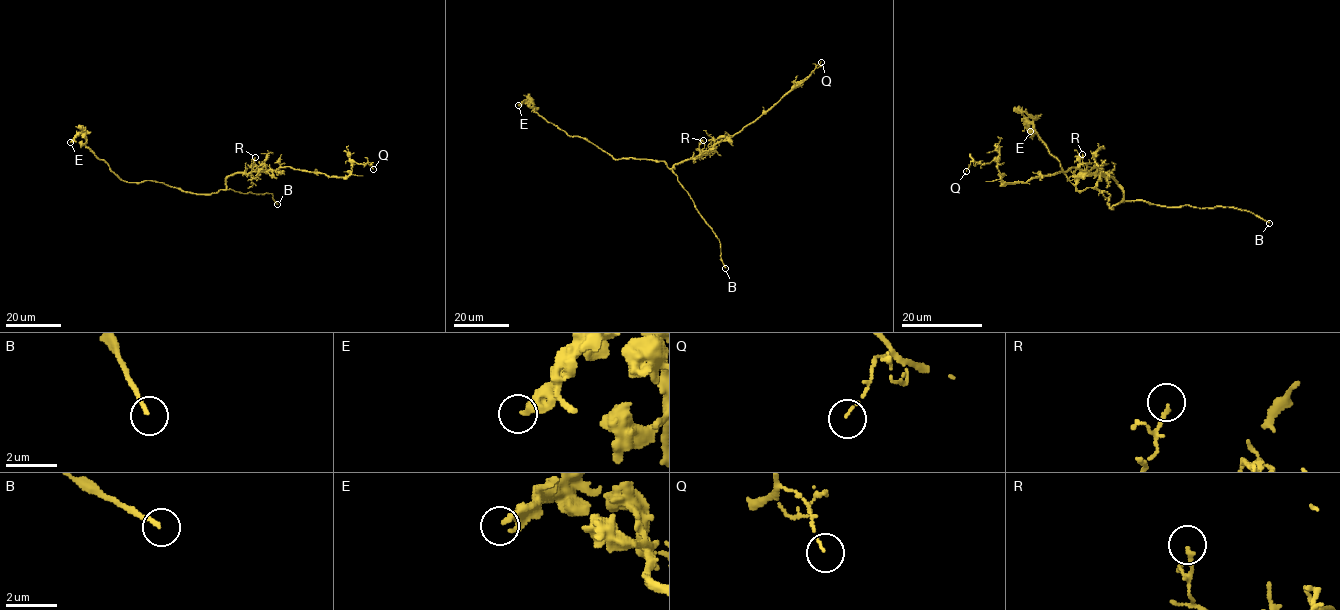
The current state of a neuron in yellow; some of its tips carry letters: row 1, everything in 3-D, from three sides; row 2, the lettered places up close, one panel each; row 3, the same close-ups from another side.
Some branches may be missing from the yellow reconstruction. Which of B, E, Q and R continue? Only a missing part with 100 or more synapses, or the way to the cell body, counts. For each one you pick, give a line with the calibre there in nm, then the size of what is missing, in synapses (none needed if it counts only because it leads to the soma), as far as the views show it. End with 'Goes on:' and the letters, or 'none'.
B: Thickness 150 nm
Goes on: B

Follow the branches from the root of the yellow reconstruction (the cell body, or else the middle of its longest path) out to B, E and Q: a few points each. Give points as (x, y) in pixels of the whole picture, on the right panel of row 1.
B: (1123, 197), (1122, 201), (1144, 200), (1164, 206), (1232, 206), (1251, 212), (1269, 223)
E: (1123, 197), (1110, 207), (1110, 195), (1105, 191), (1093, 187), (1076, 190), (1060, 162), (1025, 119), (1030, 131)
Q: (1123, 197), (1123, 189), (1112, 177), (1074, 168), (1025, 182), (1005, 182), (995, 161), (971, 161), (966, 171)

